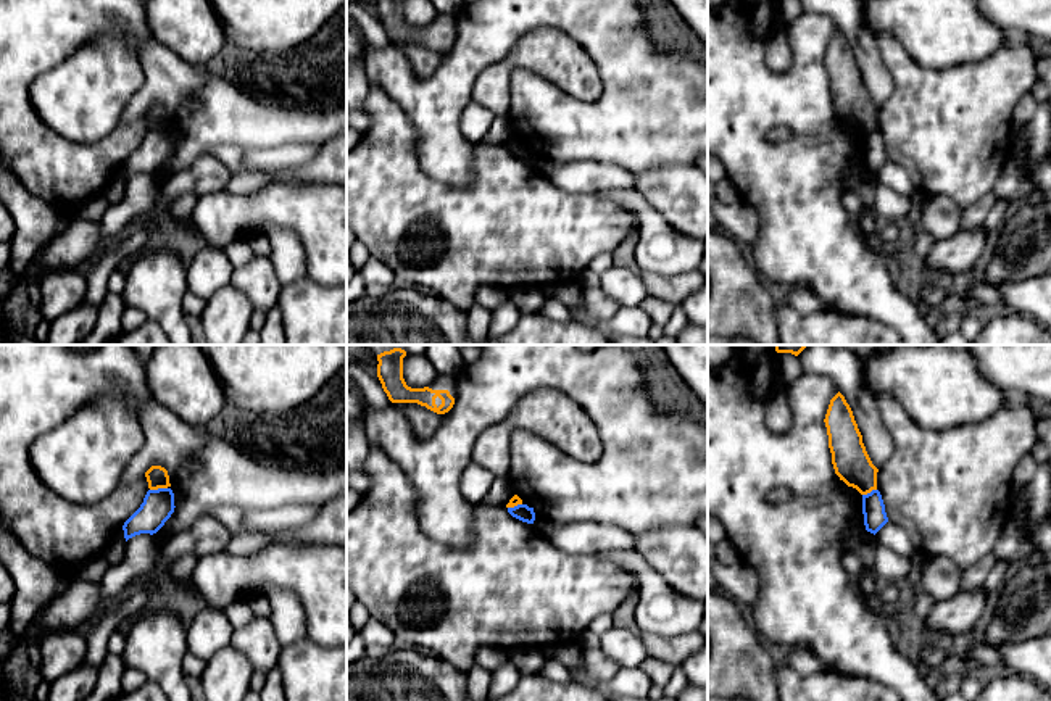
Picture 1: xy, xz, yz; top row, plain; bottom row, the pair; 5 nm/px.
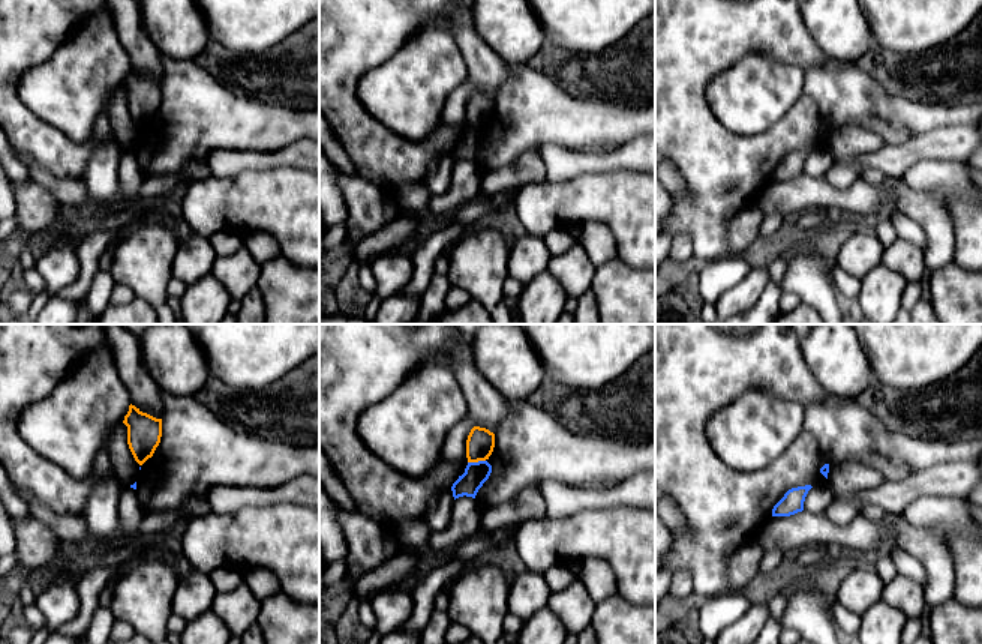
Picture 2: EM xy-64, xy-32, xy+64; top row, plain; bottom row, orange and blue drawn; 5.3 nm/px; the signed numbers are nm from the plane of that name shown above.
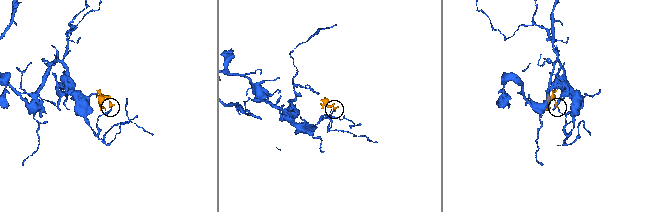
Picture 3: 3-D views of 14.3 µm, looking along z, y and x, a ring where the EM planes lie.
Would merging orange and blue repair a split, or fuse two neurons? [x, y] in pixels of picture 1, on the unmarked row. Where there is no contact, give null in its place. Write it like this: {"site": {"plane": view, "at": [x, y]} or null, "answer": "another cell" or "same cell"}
{"site": {"plane": "xy", "at": [158, 126]}, "answer": "another cell"}

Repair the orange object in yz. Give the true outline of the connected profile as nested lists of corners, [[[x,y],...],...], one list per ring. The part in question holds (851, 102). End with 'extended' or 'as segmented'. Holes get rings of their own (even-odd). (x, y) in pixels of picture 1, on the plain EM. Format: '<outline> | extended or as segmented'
[[[840,31],[830,39],[824,61],[832,103],[840,119],[861,134],[877,129],[879,108],[872,103],[853,50]]] | as segmented

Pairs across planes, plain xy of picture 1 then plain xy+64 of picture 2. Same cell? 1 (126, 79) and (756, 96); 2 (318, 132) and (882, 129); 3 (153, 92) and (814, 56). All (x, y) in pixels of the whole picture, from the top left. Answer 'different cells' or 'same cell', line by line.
1: same cell
2: different cells
3: different cells

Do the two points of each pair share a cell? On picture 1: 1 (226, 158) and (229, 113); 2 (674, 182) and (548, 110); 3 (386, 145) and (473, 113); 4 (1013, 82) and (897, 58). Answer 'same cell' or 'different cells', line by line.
1: different cells
2: different cells
3: different cells
4: same cell

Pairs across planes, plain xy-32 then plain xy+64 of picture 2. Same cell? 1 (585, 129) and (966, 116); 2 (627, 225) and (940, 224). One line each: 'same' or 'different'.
1: same
2: different

